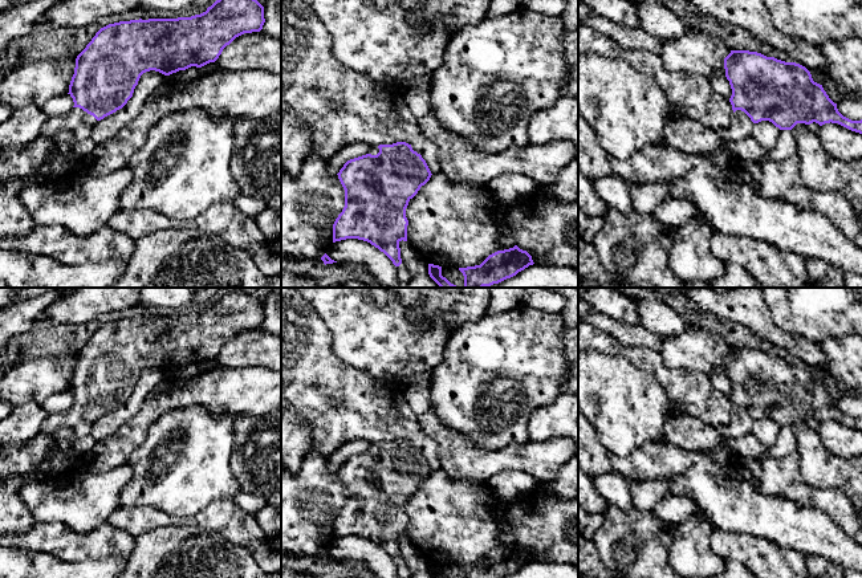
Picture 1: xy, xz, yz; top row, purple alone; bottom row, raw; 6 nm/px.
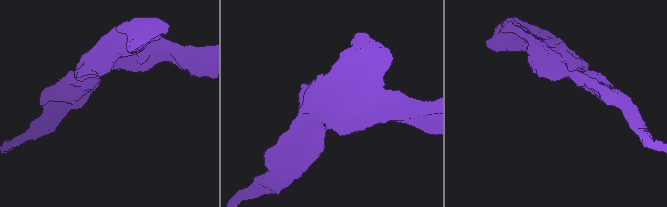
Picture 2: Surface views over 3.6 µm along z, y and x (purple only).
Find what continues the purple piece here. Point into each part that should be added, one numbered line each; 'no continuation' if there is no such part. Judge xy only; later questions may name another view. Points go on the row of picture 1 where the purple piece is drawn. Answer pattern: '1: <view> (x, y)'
1: xy (66, 129)

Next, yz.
1: yz (741, 126)

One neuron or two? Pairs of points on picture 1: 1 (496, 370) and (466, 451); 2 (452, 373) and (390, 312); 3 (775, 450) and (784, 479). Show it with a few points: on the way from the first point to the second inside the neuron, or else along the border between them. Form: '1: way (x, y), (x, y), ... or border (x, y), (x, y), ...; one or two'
1: border (443, 423), (462, 432), (479, 446), (500, 447); two
2: border (452, 332), (446, 346), (444, 358), (430, 373); two
3: border (796, 451), (780, 456), (747, 459); two

